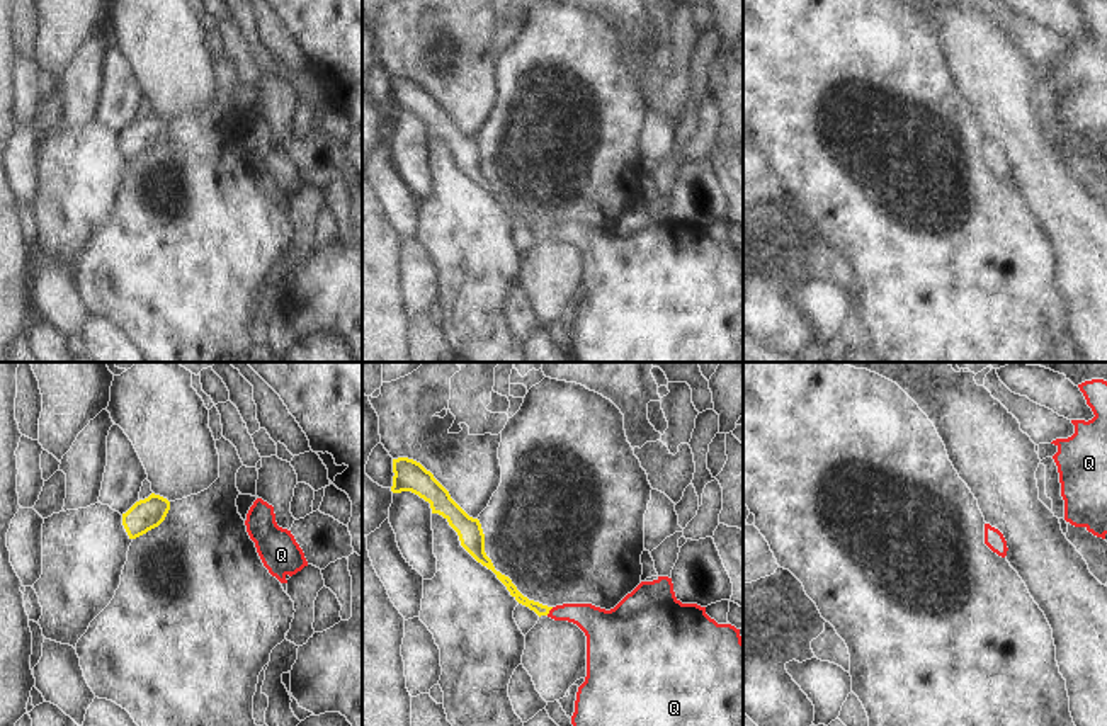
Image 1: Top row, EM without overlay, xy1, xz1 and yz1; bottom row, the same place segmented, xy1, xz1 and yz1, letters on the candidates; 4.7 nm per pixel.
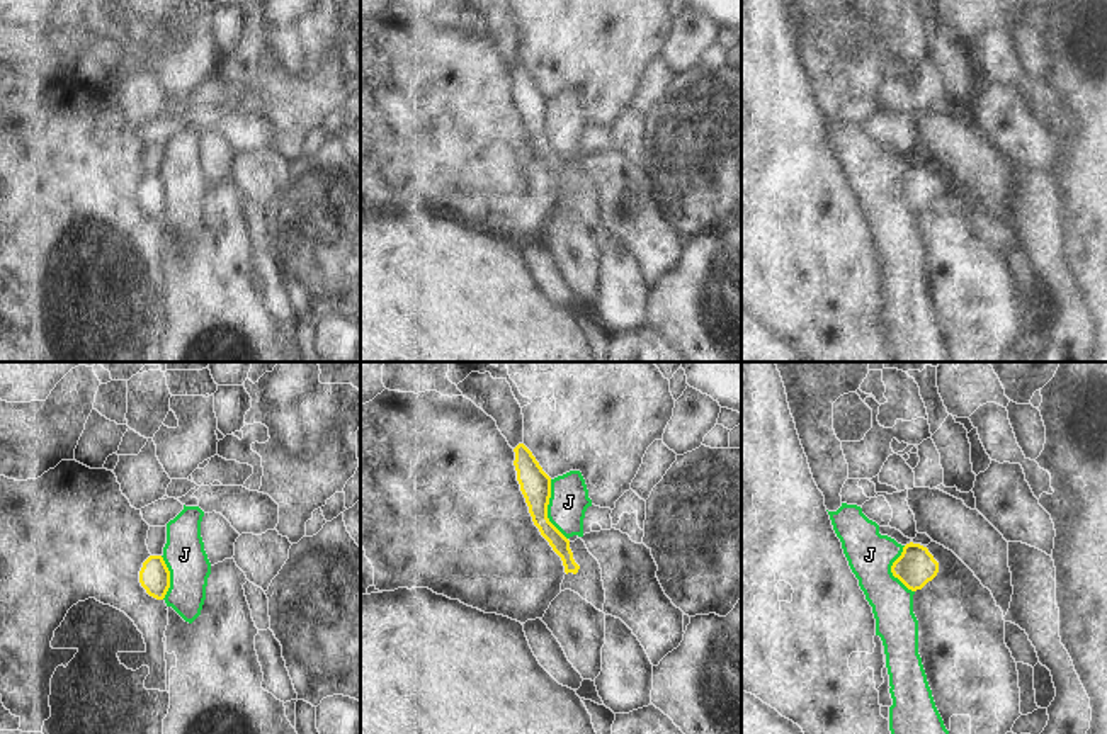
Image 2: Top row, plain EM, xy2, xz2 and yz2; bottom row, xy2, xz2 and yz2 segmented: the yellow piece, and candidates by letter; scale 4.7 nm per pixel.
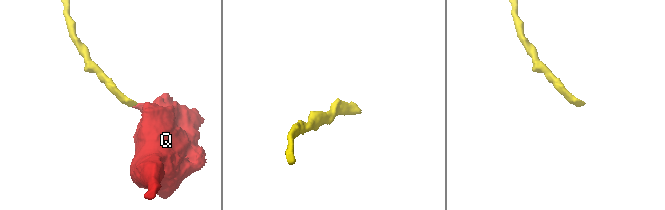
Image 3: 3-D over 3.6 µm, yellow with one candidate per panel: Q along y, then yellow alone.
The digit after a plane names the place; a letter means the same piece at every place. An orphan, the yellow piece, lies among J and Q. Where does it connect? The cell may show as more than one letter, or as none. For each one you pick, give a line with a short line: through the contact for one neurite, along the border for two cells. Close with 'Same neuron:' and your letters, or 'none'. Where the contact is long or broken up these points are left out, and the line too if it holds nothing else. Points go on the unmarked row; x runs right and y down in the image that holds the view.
Q: Line: xz1 (539, 228), (550, 228), (584, 233), (599, 243)
Same neuron: Q.

